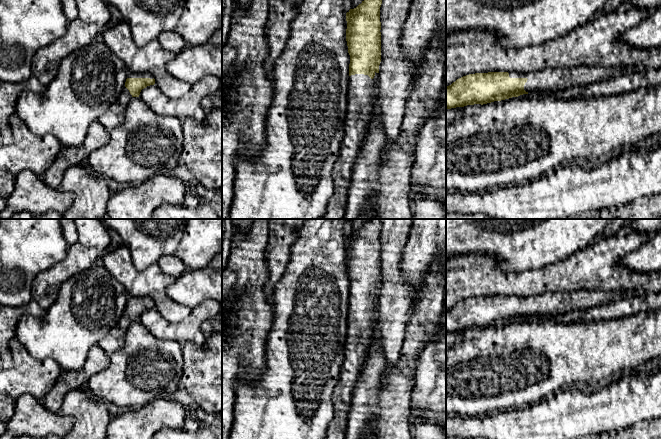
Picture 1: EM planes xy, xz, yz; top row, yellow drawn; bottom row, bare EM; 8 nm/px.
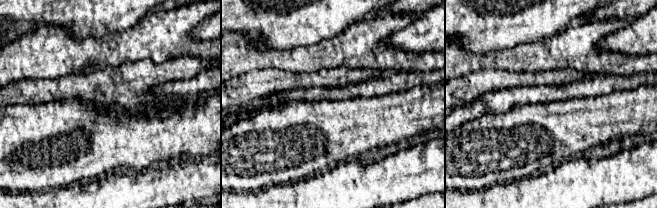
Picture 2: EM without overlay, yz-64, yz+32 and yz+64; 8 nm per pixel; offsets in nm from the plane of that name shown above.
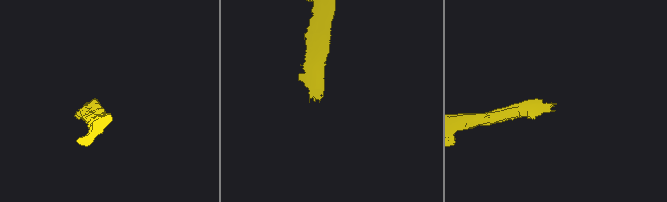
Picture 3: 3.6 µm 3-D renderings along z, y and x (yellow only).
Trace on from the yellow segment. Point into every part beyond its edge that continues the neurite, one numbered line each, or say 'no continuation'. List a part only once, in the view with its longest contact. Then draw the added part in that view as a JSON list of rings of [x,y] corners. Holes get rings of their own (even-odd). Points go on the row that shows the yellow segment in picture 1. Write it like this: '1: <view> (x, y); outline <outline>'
1: yz (553, 80); outline [[[575,66],[547,68],[538,72],[510,72],[510,78],[527,78],[526,92],[559,92],[571,87],[582,87],[595,82],[610,80],[619,74],[637,73],[636,68],[610,68],[603,66]]]

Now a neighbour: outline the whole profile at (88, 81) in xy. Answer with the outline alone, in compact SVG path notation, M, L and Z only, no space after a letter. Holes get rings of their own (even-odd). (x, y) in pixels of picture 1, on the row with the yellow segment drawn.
M96 37L60 62L55 78L43 92L22 92L15 113L34 135L52 134L63 147L81 146L89 126L98 121L119 98L129 74L124 62L105 44L103 38Z

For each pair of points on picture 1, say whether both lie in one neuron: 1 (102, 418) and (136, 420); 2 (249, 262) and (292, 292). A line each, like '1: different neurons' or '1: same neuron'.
1: different neurons
2: different neurons

